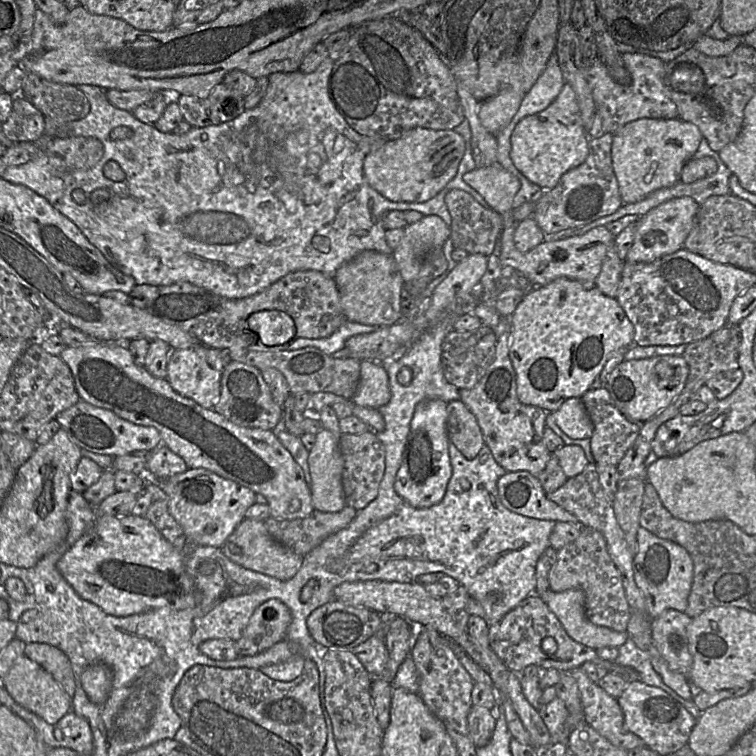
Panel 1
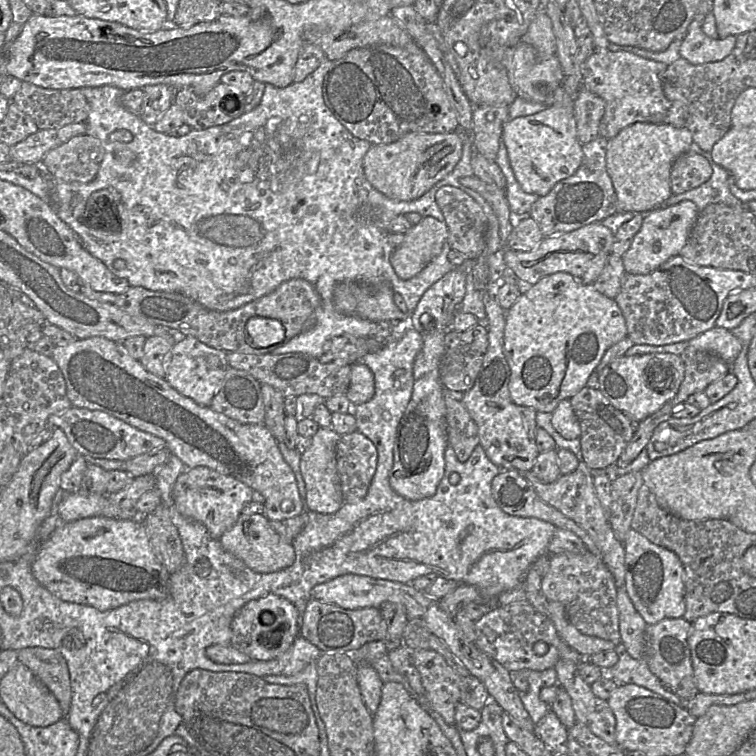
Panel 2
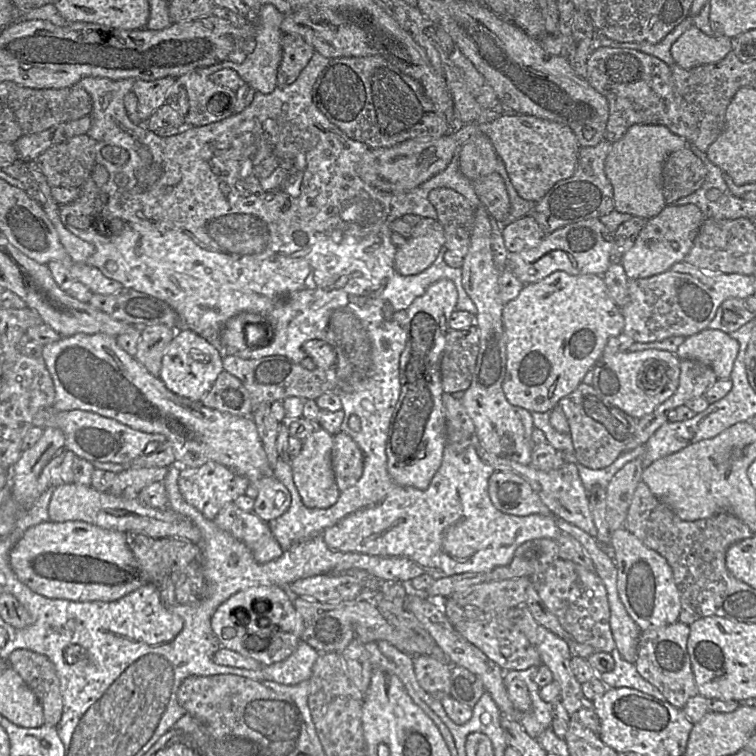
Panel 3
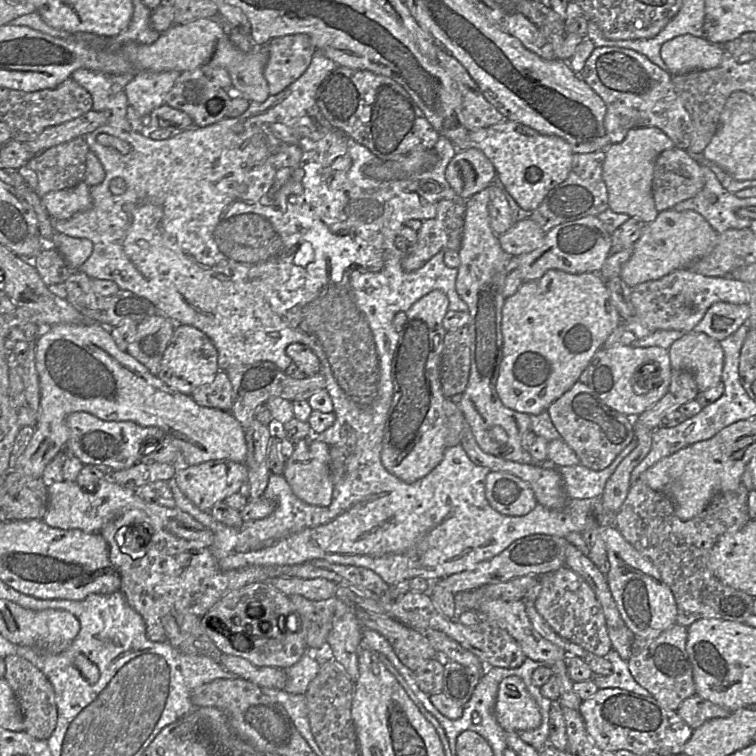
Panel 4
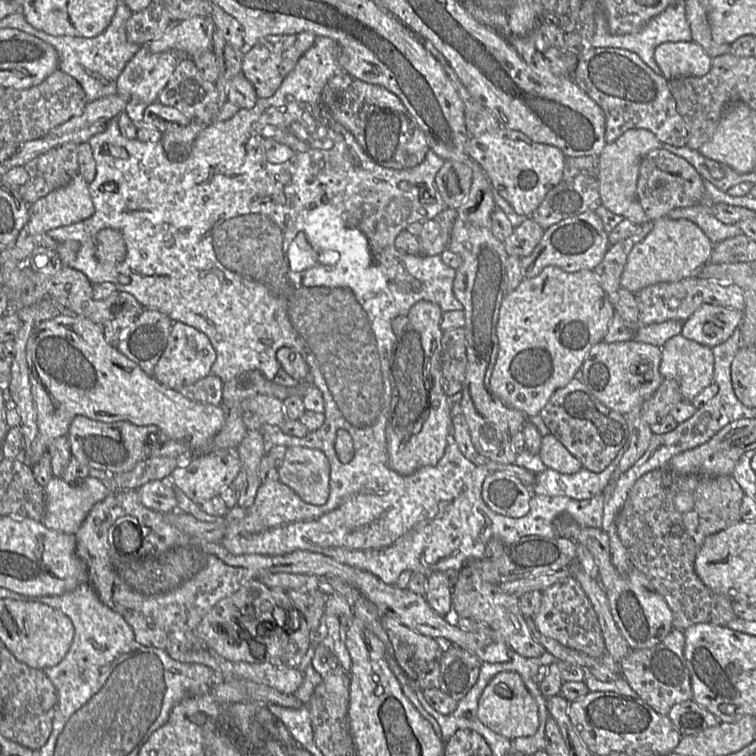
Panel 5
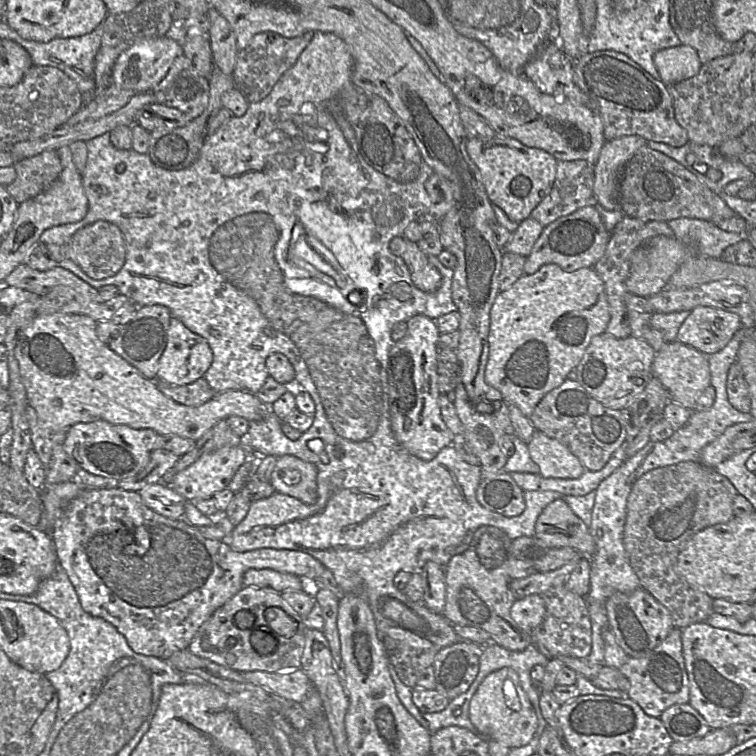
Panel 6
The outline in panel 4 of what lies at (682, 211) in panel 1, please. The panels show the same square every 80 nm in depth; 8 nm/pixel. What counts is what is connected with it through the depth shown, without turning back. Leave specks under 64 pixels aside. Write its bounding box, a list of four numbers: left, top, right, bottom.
[620,209,718,287]

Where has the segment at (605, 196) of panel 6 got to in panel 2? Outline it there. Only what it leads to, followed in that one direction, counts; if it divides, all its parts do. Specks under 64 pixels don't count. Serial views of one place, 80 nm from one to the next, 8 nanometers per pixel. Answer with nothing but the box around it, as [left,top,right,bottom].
[606,122,693,214]

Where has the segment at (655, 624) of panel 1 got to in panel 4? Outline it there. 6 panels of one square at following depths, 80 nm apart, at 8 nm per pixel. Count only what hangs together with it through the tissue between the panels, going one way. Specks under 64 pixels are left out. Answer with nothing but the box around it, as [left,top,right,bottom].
[627,623,696,711]

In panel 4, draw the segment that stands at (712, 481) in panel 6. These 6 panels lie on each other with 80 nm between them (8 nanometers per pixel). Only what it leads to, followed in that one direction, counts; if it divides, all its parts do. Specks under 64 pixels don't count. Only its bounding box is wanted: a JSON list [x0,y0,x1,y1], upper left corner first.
[611,479,755,628]

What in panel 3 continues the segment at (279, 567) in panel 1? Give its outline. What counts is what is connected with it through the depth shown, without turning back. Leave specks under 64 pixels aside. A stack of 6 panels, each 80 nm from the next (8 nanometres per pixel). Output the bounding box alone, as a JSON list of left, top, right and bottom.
[214,503,284,564]

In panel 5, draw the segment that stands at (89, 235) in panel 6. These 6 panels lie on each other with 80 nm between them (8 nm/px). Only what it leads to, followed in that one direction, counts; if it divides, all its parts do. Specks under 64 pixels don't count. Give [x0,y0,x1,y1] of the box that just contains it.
[95,228,127,266]

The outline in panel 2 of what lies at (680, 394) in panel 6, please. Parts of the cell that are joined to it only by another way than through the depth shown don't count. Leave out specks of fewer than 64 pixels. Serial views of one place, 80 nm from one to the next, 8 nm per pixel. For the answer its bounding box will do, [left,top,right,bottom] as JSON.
[688,326,742,367]

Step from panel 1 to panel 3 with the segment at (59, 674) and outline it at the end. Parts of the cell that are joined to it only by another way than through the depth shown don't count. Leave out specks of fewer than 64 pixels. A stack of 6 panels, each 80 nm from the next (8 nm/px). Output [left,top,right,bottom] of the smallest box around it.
[6,649,63,727]

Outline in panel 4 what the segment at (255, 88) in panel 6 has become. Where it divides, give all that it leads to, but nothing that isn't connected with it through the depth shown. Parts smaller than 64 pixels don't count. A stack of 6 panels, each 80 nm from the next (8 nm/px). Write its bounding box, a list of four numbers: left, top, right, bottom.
[264,34,316,96]

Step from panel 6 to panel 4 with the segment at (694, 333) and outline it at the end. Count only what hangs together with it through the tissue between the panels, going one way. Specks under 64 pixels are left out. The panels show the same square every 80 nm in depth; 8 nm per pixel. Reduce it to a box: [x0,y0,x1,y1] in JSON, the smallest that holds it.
[692,302,750,341]

